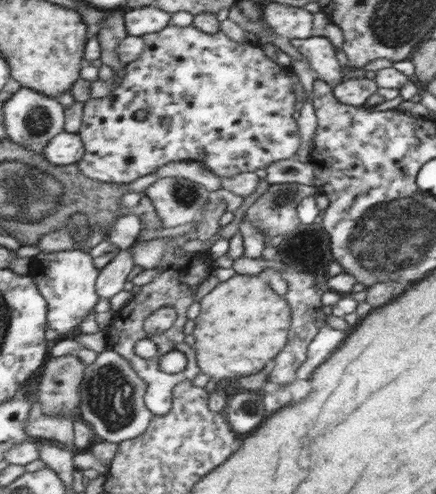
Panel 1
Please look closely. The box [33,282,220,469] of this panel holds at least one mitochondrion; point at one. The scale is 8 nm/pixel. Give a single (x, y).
(111, 394)

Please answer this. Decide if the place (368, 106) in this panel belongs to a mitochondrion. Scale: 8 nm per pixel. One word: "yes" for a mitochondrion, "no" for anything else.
no

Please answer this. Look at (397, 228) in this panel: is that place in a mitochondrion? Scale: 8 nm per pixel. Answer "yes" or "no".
yes

